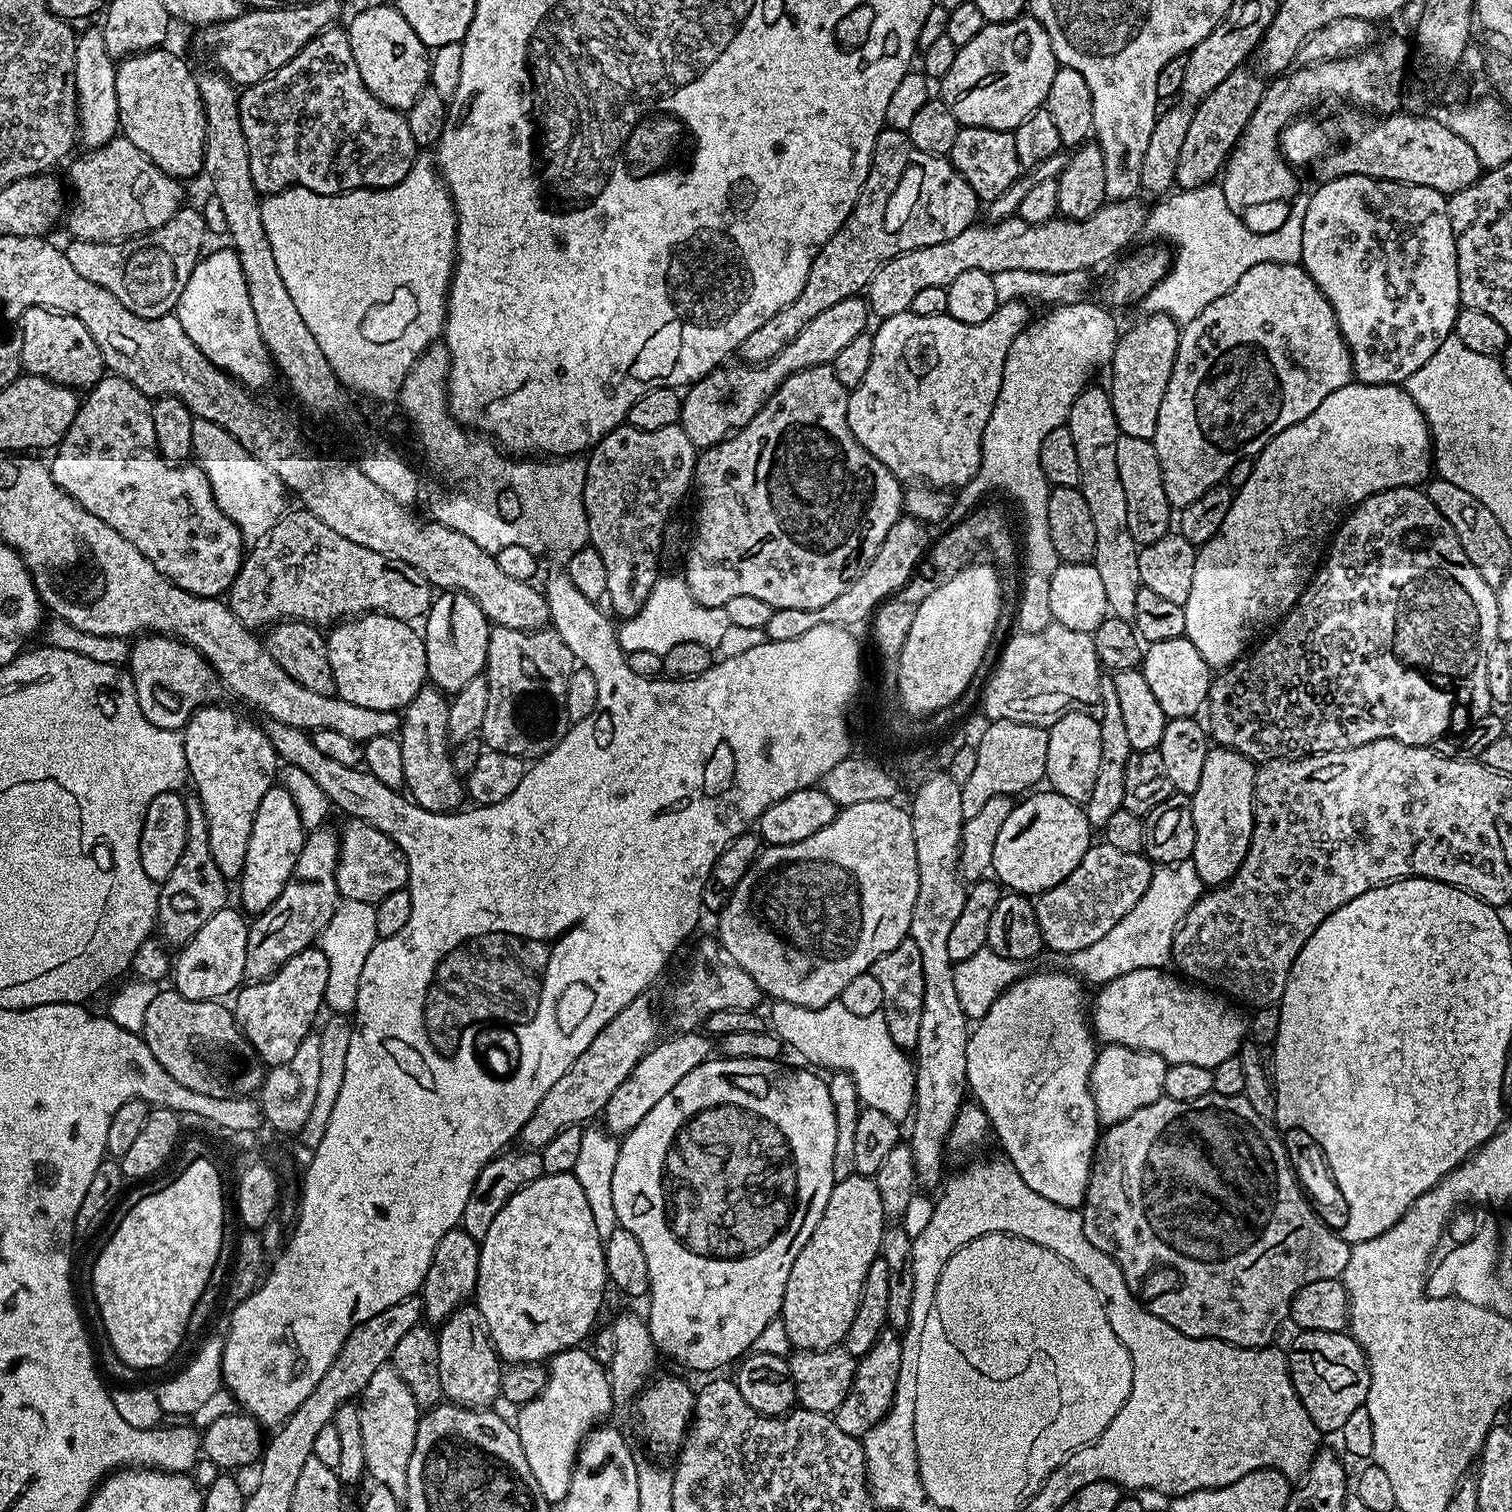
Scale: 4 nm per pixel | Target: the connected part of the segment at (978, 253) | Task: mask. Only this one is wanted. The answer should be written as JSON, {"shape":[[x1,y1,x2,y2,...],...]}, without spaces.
{"shape":[[1133,198,1106,202,1097,212,1090,214,1090,218,1078,221,1053,218,1041,224,1028,224,1019,218,1009,218,984,222,984,225,981,223,962,230,958,238,938,242,938,246,922,246,895,256,887,260,868,283,866,299,871,315,883,318,909,311,911,302,922,290,930,287,947,289,948,284,966,270,990,273,1028,270,1063,274,1070,271,1088,272,1107,260,1115,261,1125,251,1123,248,1144,231,1149,209,1143,208,1138,201]]}

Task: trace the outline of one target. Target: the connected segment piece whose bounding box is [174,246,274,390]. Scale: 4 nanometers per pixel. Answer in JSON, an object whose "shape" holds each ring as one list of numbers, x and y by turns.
{"shape":[[231,246,216,248,212,253,201,255,200,261,190,274,190,282,186,282,186,290,182,290,182,298,178,298,174,315,182,322,182,330,190,334,190,342,206,354,214,366,227,372,233,380,240,381,245,388,257,390,268,384,274,377,272,356,266,350,266,342,262,342,262,334,258,334,258,321,254,319,254,306,250,306,250,290,246,290,246,278,242,274,242,266,238,262,236,249]]}

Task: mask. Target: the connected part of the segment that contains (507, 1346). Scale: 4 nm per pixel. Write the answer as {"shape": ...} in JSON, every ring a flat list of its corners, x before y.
{"shape":[[571,1172,562,1174,542,1175,534,1182,530,1182,502,1210,498,1210,498,1218,494,1218,494,1223,490,1225,490,1230,486,1230,486,1238,479,1241,480,1261,478,1262,478,1278,476,1279,476,1291,474,1293,474,1303,484,1315,484,1326,488,1330,488,1336,492,1339,492,1346,496,1350,496,1355,501,1361,513,1364,535,1364,547,1361,559,1352,565,1352,568,1348,575,1348,583,1345,585,1341,593,1335,597,1327,596,1315,600,1312,600,1307,604,1304,604,1288,608,1284,608,1273,604,1270,604,1242,600,1239,598,1230,594,1226,594,1217,590,1215,590,1205,586,1203,586,1193,582,1186,578,1186,578,1178]]}

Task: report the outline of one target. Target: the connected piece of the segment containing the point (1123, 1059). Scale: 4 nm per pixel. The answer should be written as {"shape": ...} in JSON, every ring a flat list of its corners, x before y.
{"shape":[[1105,1044,1097,1051,1090,1074,1092,1097,1096,1107,1096,1119,1101,1125,1117,1124,1134,1110,1150,1106,1164,1096,1164,1083,1169,1063,1153,1052,1139,1052,1121,1044]]}

